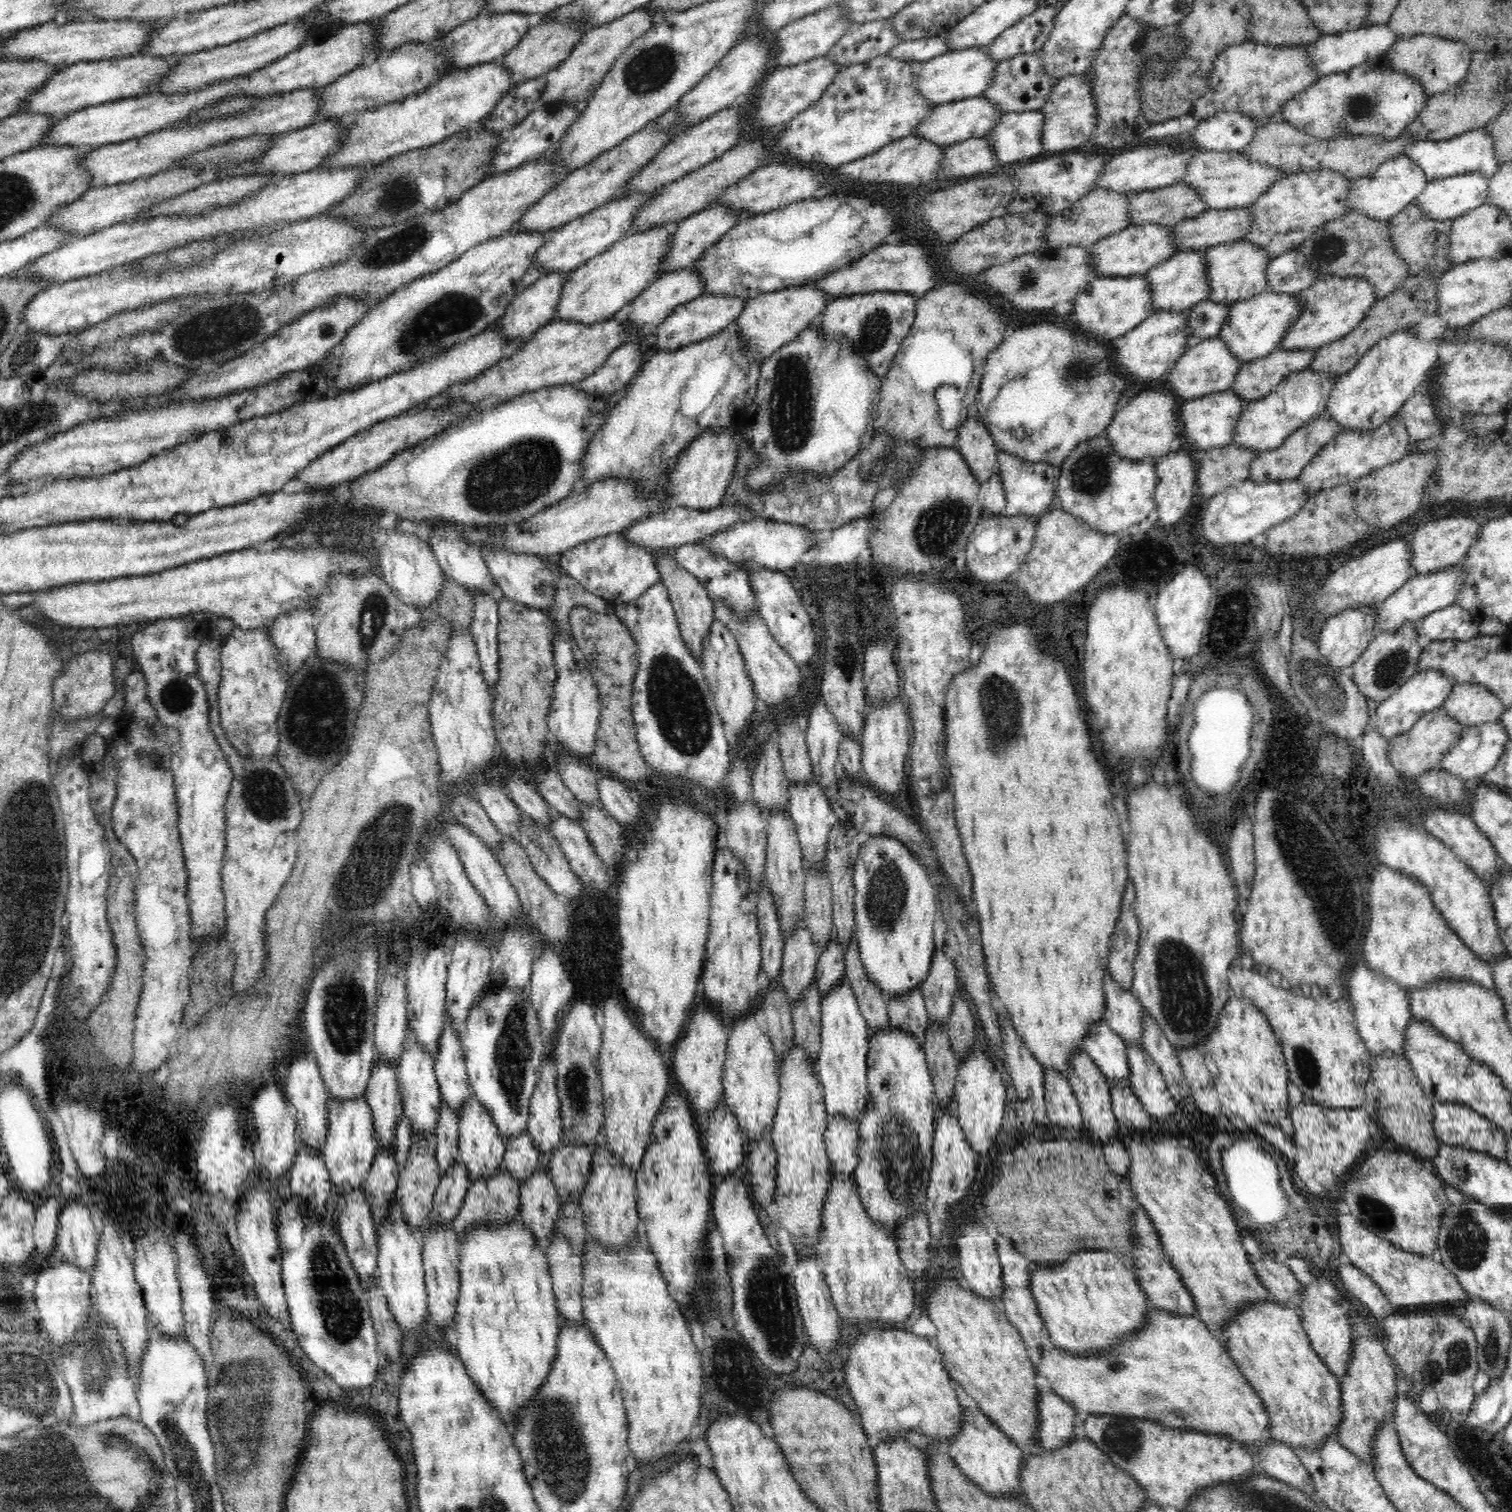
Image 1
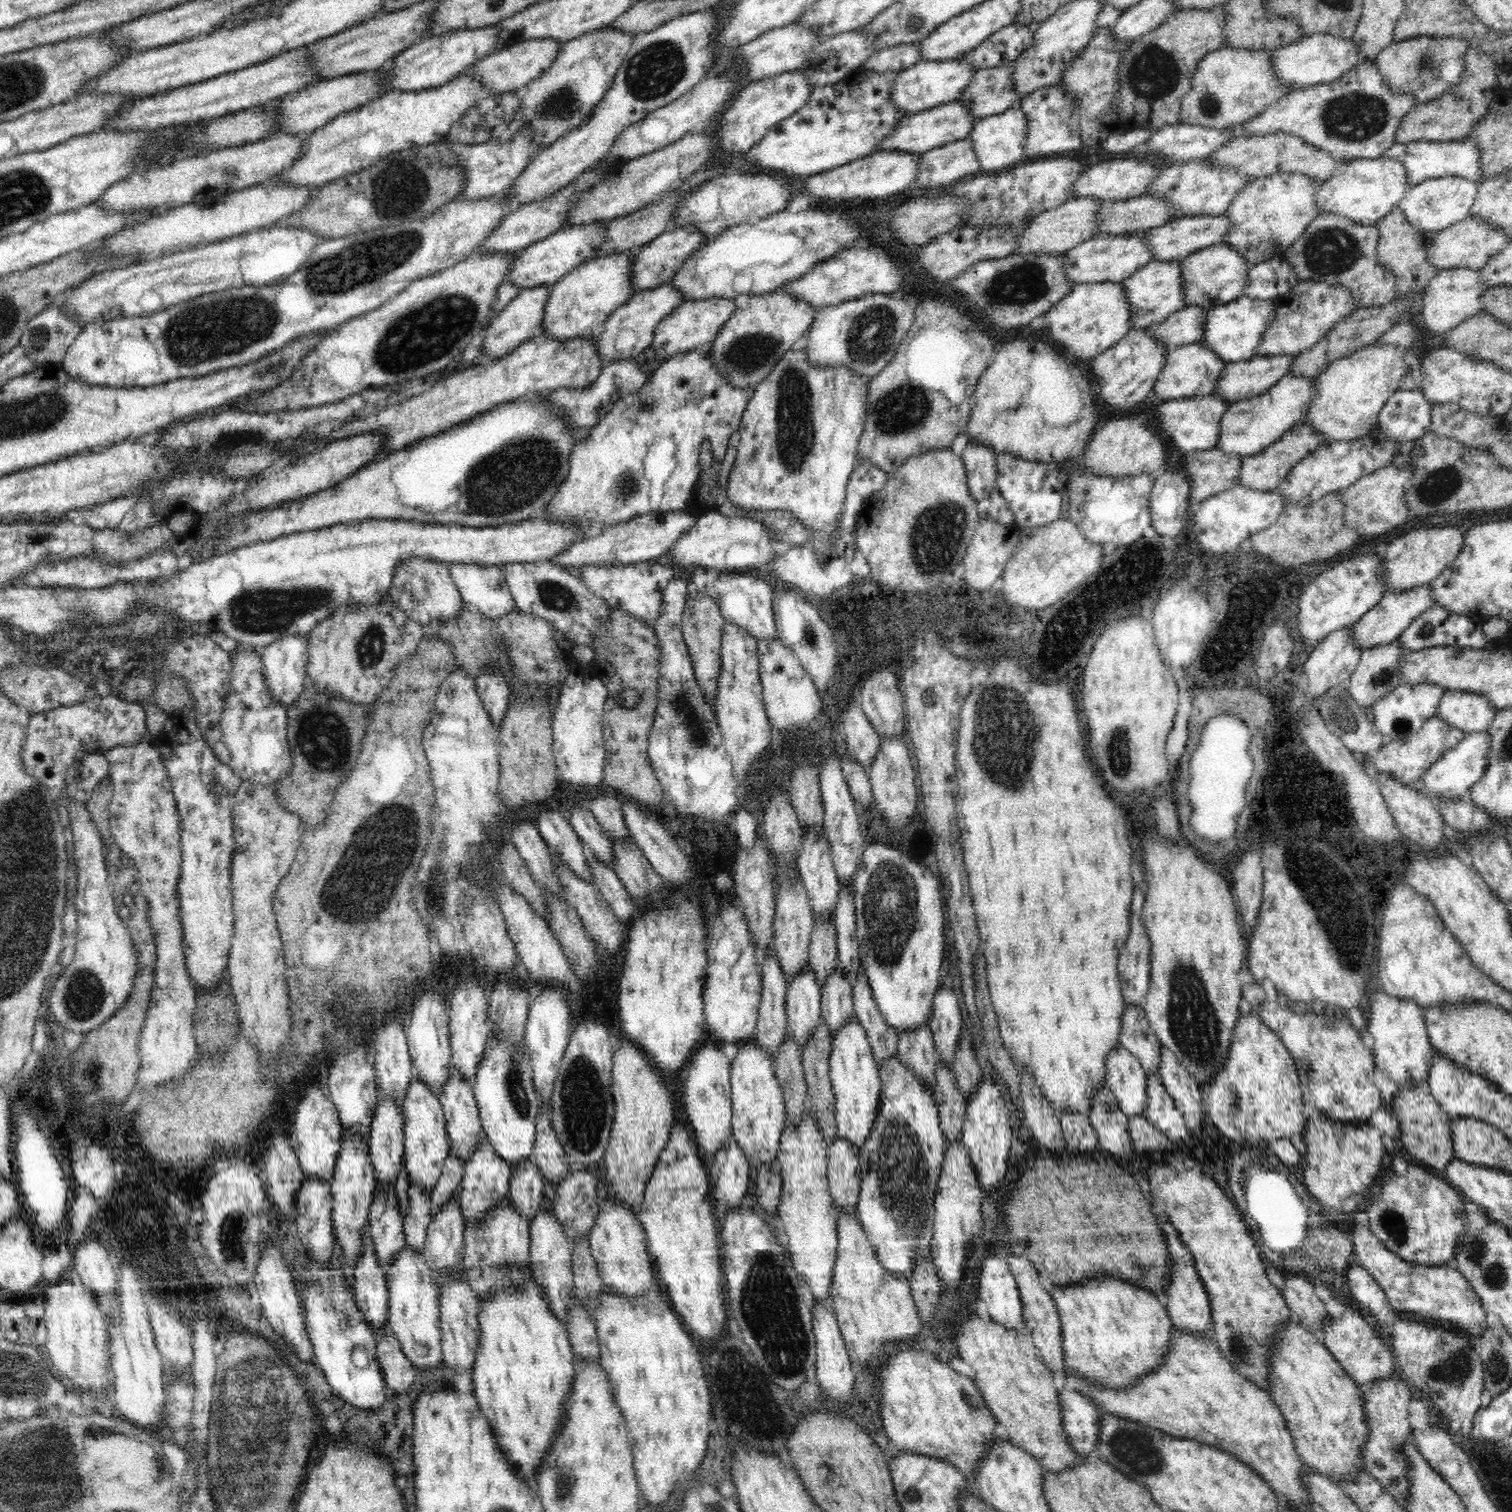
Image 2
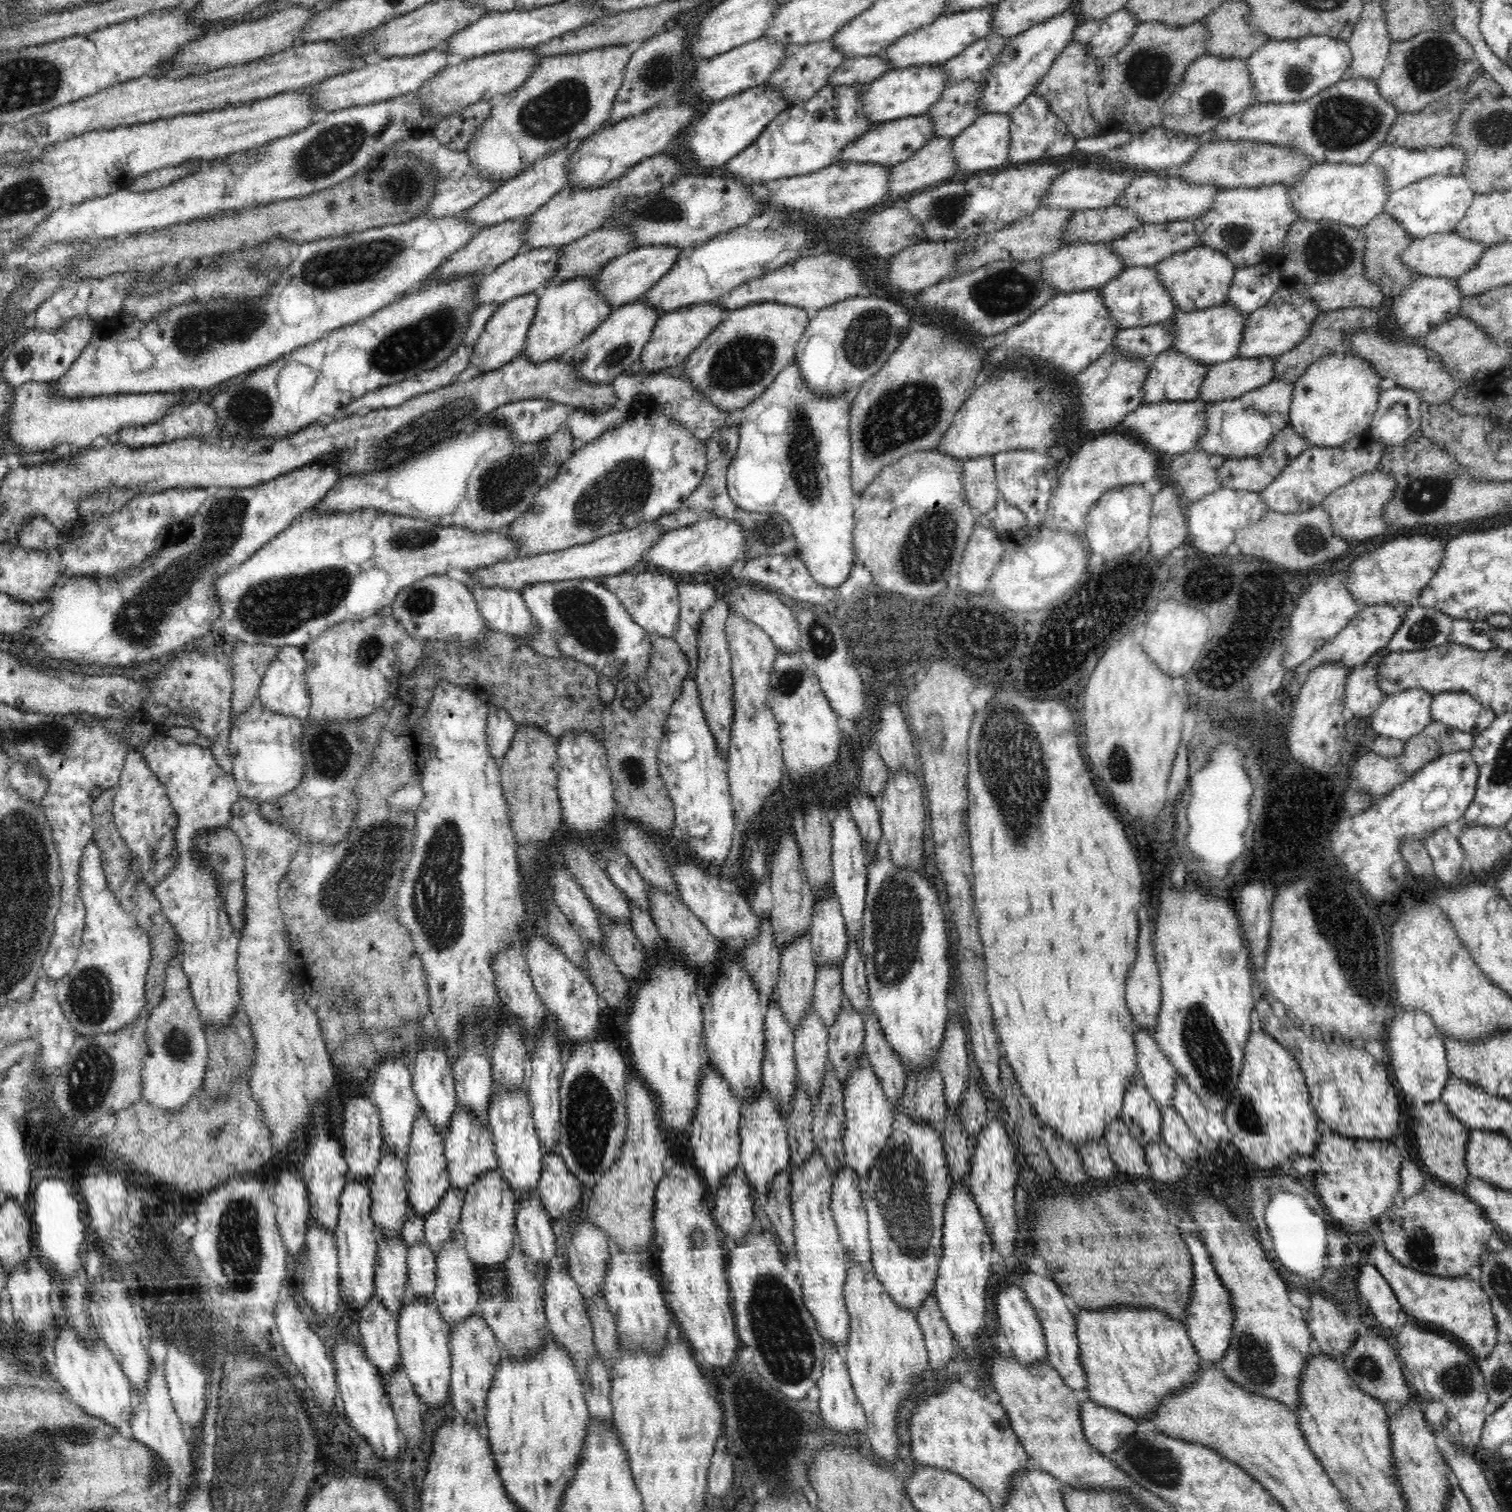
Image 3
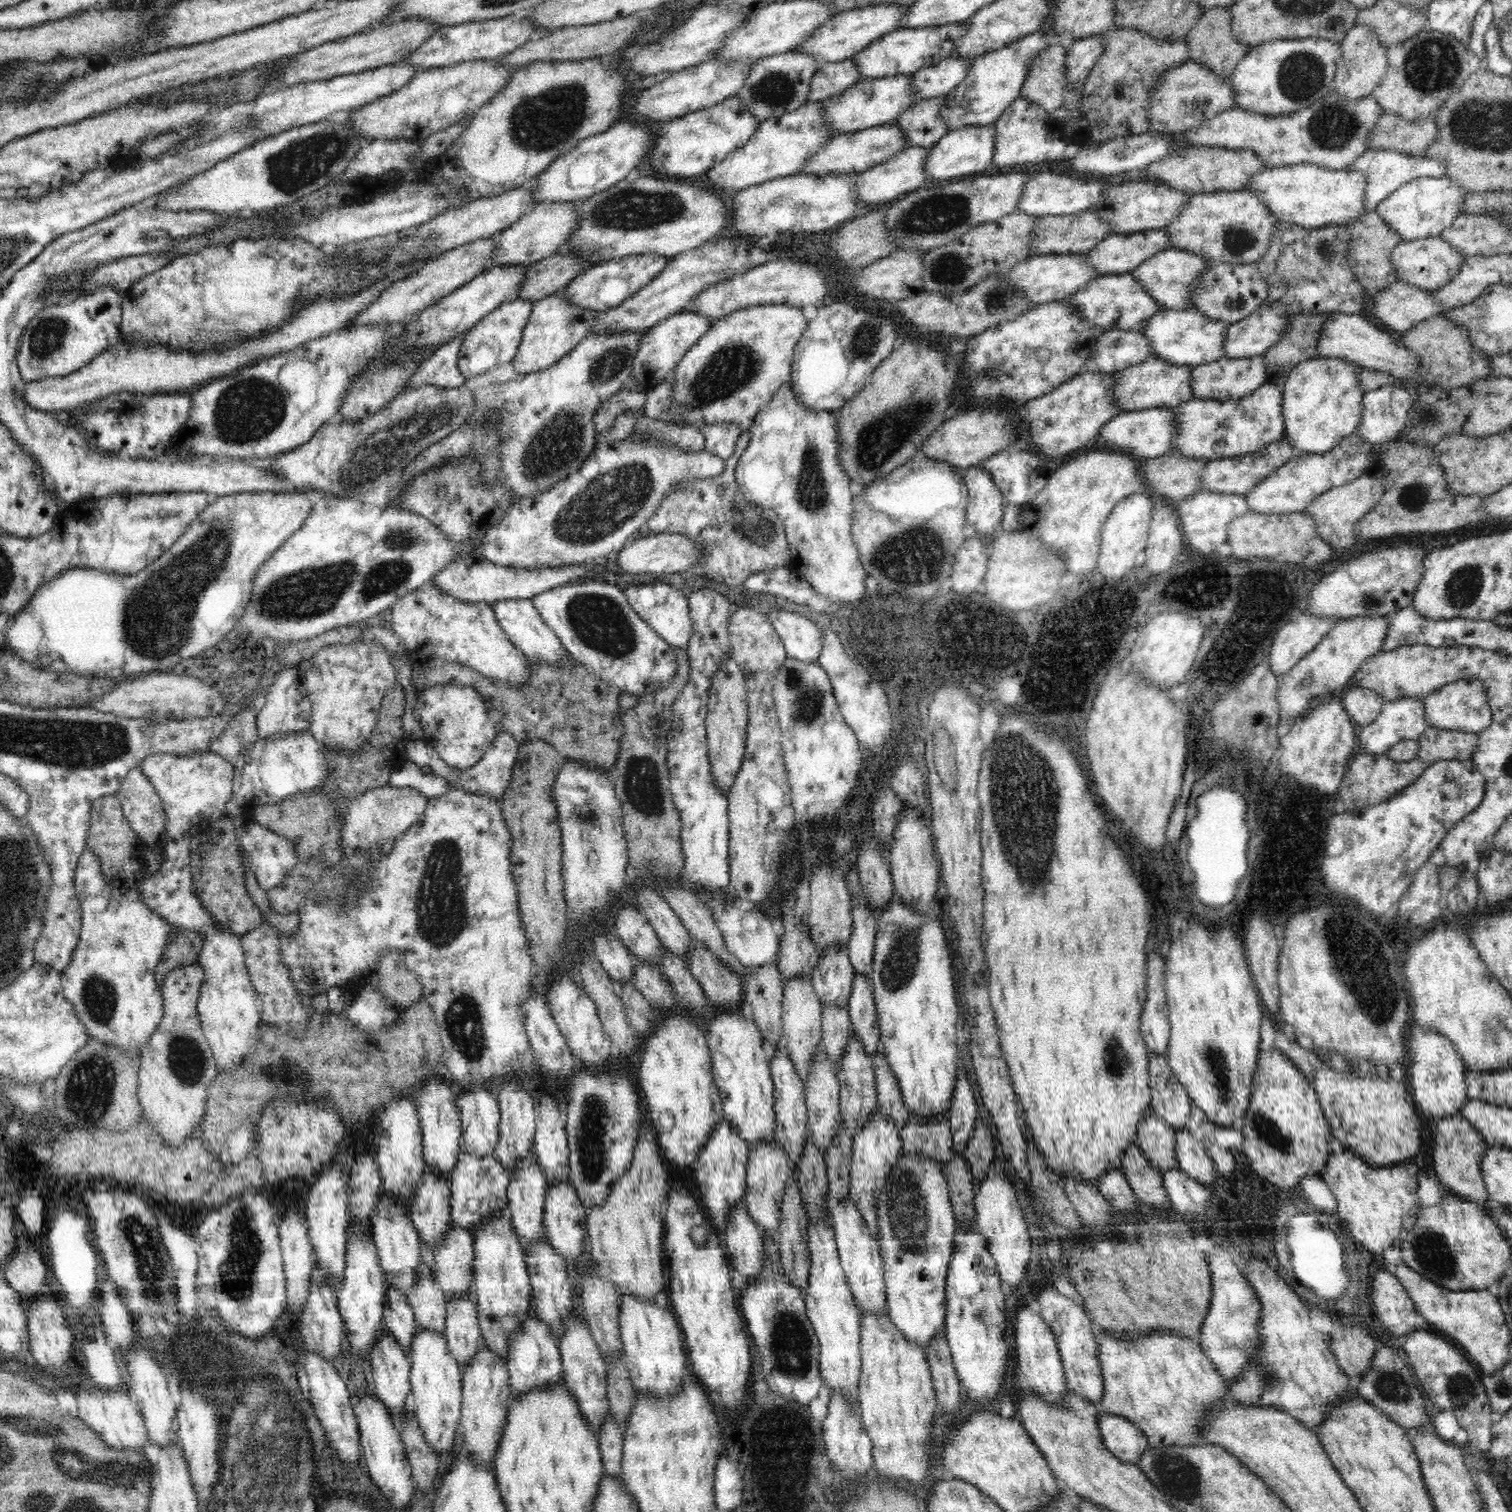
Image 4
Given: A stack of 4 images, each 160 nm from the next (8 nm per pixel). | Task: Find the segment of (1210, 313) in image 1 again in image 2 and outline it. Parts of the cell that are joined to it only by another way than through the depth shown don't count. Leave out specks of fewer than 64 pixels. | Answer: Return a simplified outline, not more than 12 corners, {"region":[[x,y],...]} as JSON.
{"region":[[1186,305],[1148,327],[1162,345],[1202,340],[1206,310]]}

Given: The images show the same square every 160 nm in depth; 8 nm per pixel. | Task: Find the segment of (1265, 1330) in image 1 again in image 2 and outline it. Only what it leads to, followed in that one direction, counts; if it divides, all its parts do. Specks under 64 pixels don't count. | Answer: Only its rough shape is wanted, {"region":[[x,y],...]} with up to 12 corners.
{"region":[[1318,1333],[1273,1336],[1266,1391],[1303,1462],[1365,1469],[1363,1392]]}

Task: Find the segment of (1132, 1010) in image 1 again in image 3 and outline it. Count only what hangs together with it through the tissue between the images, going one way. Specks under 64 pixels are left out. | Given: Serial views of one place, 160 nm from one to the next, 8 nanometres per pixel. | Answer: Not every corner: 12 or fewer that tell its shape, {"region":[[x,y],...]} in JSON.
{"region":[[1148,1029],[1134,1031],[1138,1074],[1158,1108],[1174,1106],[1177,1068]]}

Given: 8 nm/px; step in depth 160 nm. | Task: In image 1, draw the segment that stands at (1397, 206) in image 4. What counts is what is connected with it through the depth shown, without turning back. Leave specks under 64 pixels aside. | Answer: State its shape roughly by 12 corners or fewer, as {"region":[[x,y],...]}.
{"region":[[1469,172],[1430,181],[1414,203],[1454,220],[1486,203],[1489,180]]}

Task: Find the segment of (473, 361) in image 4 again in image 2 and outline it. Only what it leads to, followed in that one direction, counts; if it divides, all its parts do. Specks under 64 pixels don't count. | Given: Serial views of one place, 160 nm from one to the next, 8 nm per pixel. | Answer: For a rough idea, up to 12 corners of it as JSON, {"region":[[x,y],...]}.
{"region":[[550,288],[520,290],[484,330],[499,359],[541,334]]}

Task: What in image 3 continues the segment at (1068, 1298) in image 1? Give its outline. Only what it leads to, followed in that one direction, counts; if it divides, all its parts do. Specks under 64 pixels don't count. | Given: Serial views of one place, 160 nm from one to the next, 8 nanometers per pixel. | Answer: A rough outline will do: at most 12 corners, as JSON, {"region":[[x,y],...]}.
{"region":[[1080,1309],[1089,1399],[1149,1422],[1204,1362],[1184,1323]]}

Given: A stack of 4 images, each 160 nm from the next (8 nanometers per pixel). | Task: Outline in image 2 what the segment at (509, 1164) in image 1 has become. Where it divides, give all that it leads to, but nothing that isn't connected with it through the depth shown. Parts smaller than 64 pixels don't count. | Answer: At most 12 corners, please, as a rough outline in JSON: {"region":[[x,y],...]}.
{"region":[[534,1157],[513,1166],[508,1196],[532,1220],[544,1176]]}

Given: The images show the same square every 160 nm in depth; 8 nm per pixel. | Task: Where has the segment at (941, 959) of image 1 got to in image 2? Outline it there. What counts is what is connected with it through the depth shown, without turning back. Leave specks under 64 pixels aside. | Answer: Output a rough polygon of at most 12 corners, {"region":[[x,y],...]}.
{"region":[[936,989],[929,1025],[940,1060],[950,1067],[962,1032],[956,994]]}

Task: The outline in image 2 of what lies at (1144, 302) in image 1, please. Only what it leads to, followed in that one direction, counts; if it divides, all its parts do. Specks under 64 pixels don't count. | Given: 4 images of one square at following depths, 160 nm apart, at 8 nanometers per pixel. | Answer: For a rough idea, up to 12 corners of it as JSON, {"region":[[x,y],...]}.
{"region":[[1076,283],[1042,340],[1086,370],[1131,329],[1124,283]]}

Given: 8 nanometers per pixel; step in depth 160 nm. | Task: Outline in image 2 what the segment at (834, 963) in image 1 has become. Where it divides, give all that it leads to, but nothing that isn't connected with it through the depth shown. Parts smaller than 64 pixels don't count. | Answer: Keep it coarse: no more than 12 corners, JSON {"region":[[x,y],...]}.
{"region":[[834,971],[821,988],[821,1016],[833,1034],[855,1015],[852,981]]}

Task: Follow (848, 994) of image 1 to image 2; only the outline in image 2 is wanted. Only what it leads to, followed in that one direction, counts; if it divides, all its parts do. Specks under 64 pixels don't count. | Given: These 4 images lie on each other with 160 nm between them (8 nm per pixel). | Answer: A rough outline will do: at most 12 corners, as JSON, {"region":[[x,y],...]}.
{"region":[[852,1015],[833,1034],[837,1134],[862,1154],[878,1118],[879,1067]]}

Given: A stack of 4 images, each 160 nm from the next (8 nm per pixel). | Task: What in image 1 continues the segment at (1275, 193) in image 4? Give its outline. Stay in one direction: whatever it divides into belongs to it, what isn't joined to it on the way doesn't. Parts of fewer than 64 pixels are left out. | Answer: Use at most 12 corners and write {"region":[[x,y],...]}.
{"region":[[1399,155],[1351,180],[1348,208],[1389,221],[1425,192]]}

